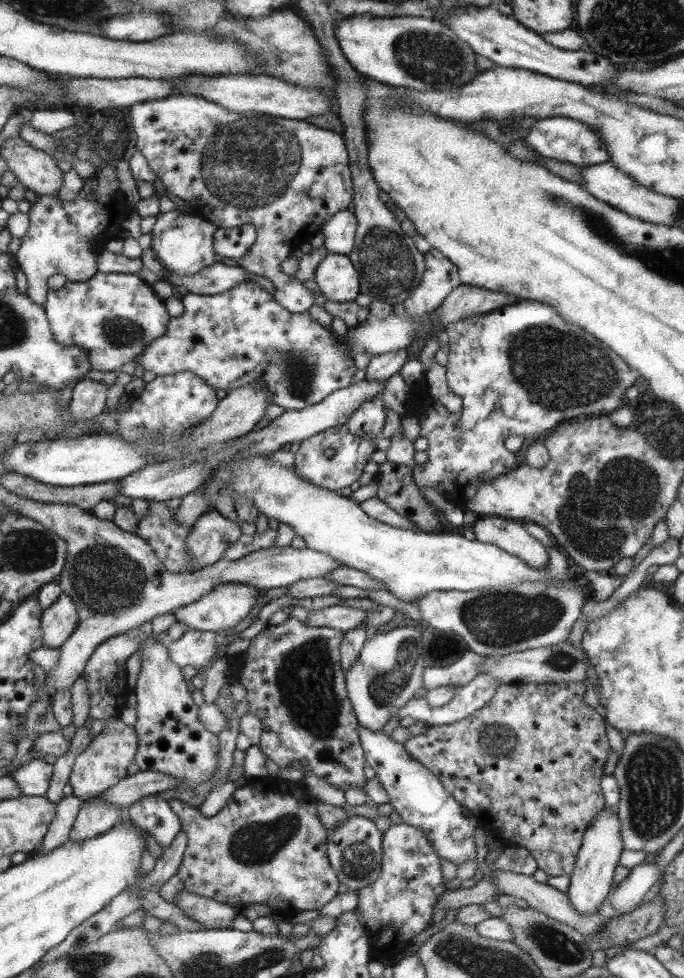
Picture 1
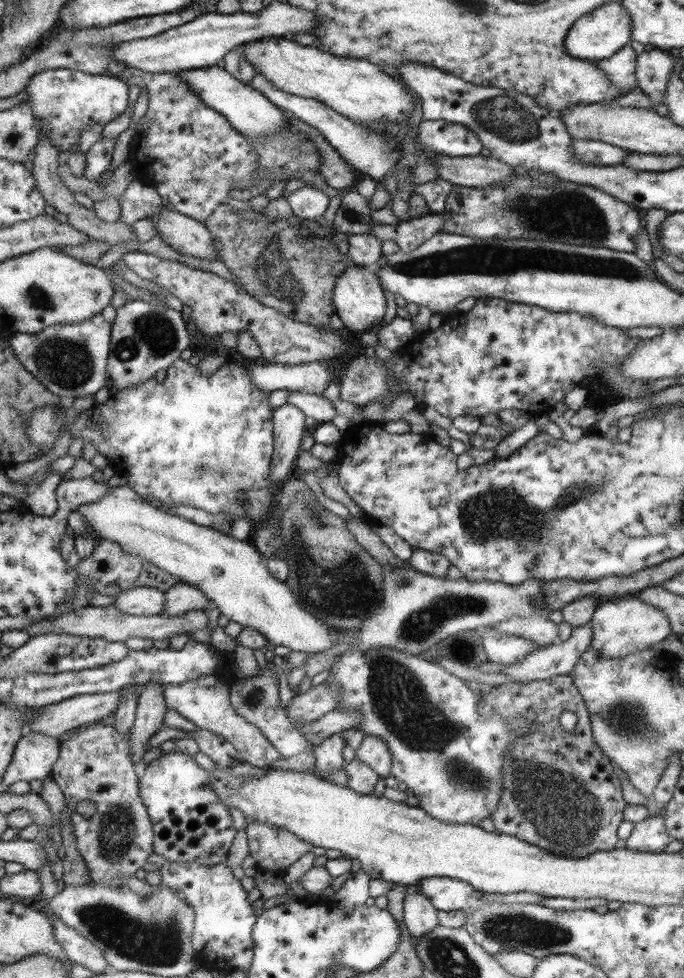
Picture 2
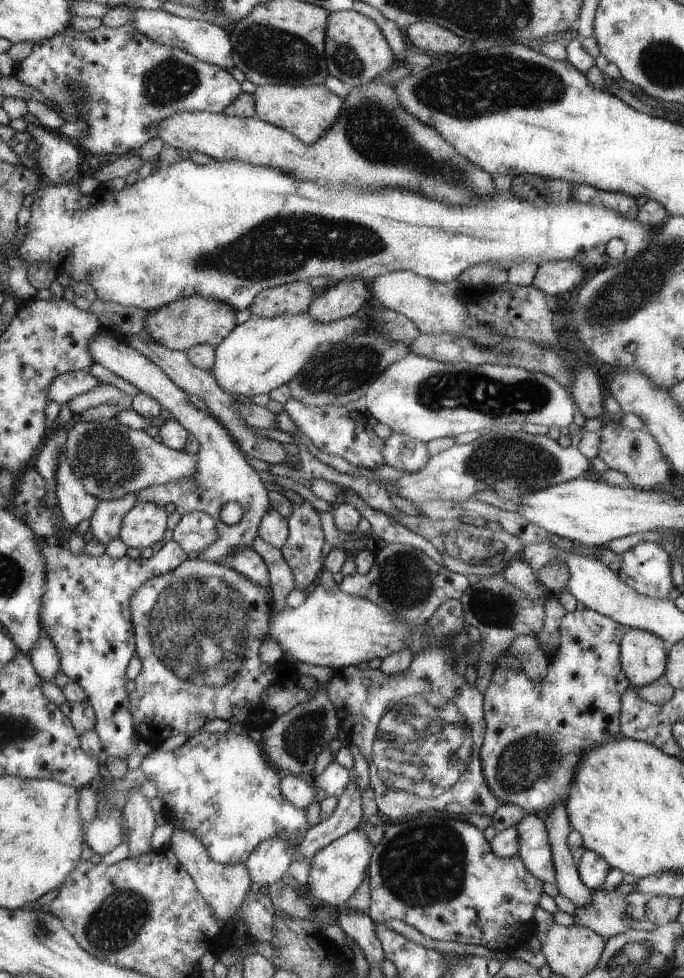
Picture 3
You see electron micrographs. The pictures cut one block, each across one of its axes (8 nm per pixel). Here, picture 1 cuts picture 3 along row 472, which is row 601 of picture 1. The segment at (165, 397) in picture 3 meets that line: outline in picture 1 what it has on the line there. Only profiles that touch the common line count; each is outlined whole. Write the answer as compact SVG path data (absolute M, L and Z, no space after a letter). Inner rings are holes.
M223 584L223 586L213 588L209 594L201 596L197 602L193 602L189 606L181 606L181 608L173 610L171 614L175 616L175 620L179 624L187 624L193 630L219 634L219 632L239 624L249 614L249 610L255 606L255 602L259 602L259 588L245 586L245 584Z

